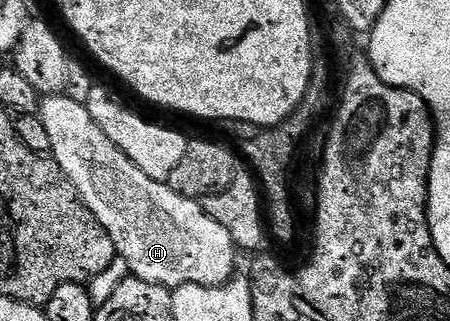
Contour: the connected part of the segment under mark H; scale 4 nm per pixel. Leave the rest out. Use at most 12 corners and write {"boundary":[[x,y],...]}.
{"boundary":[[42,97],[54,162],[133,276],[222,285],[228,231],[85,105]]}

